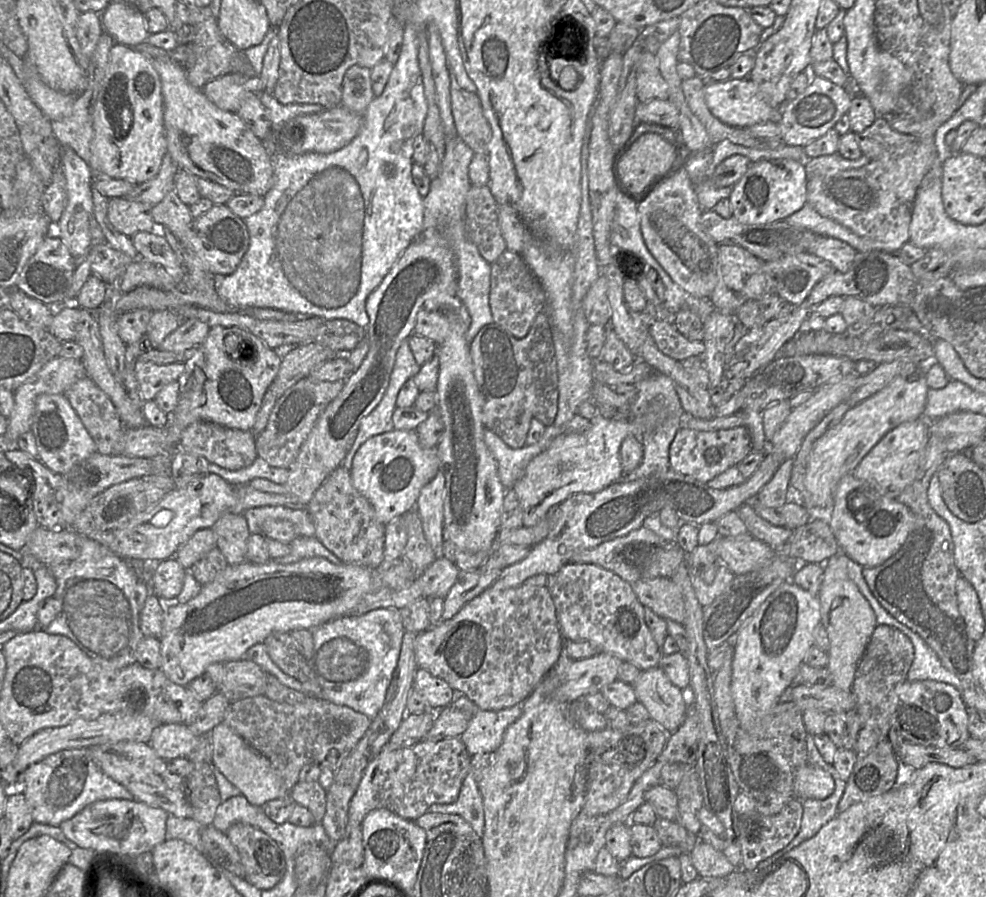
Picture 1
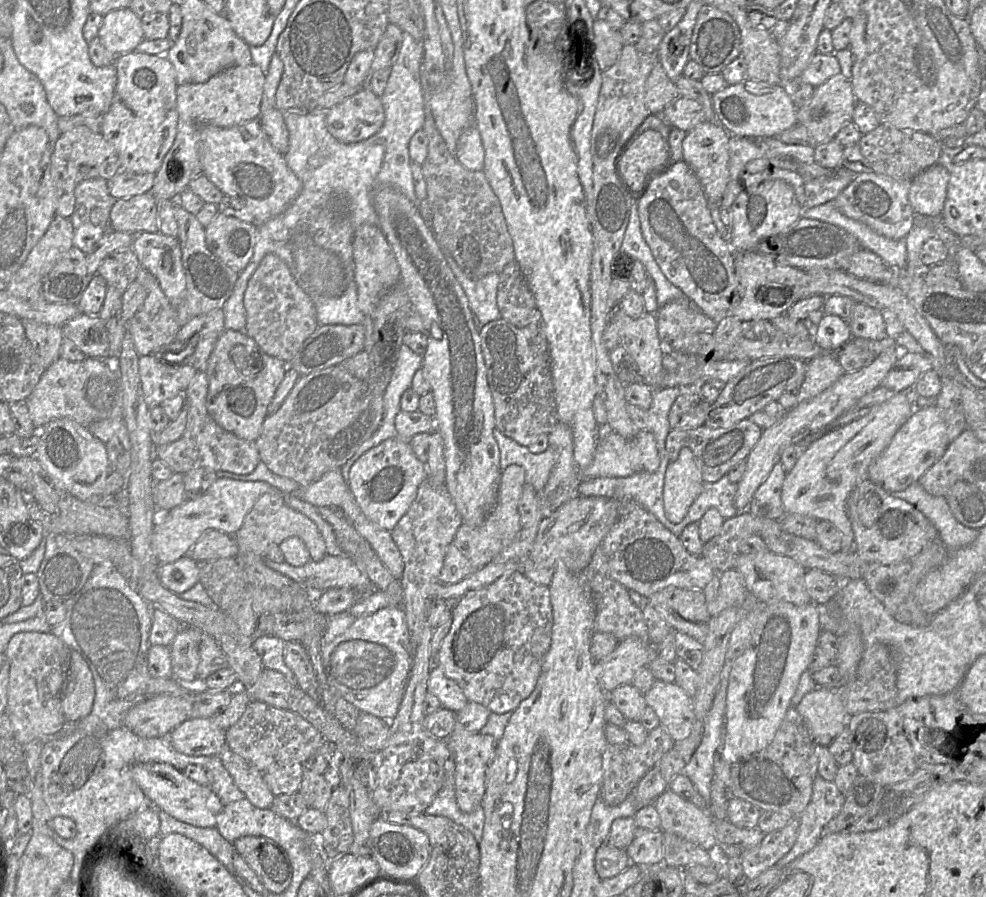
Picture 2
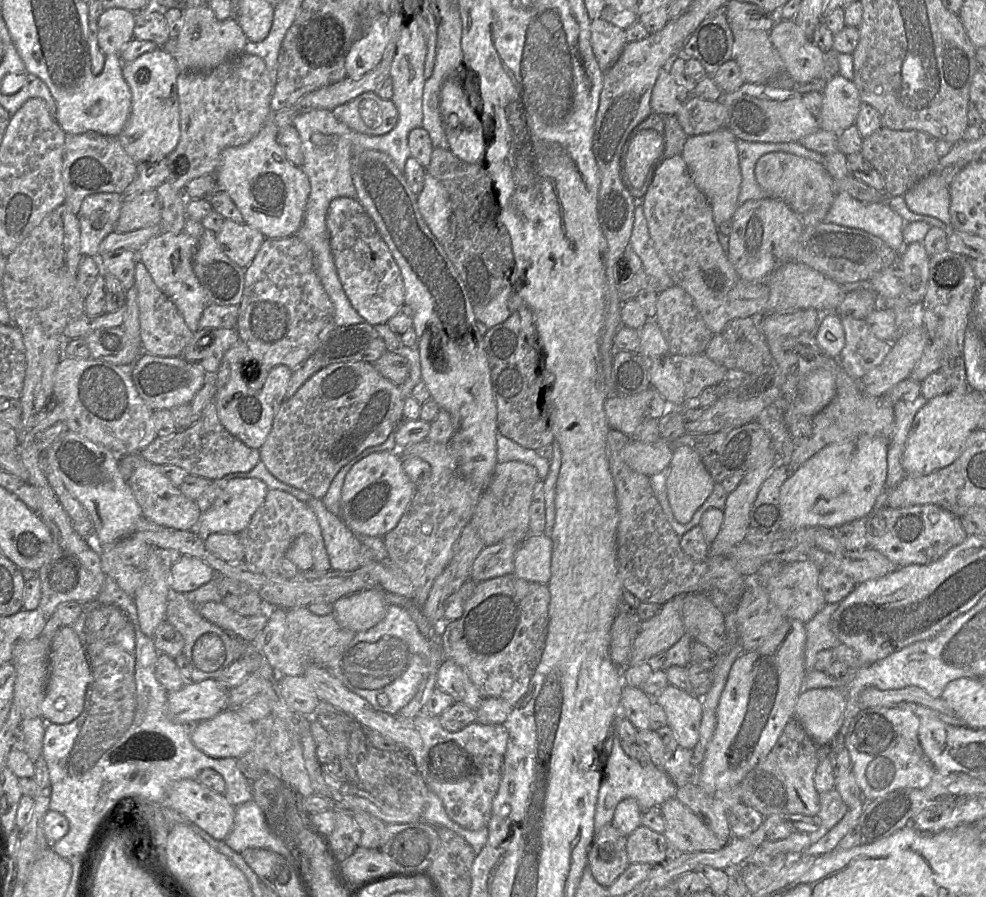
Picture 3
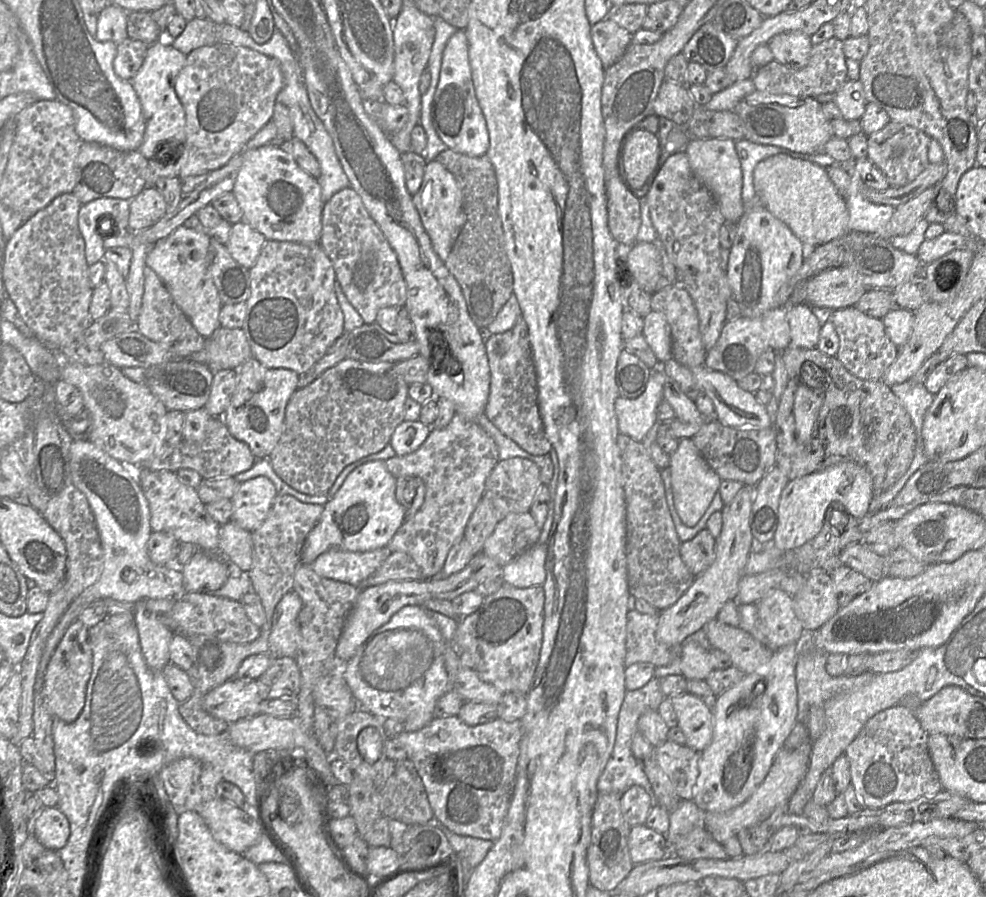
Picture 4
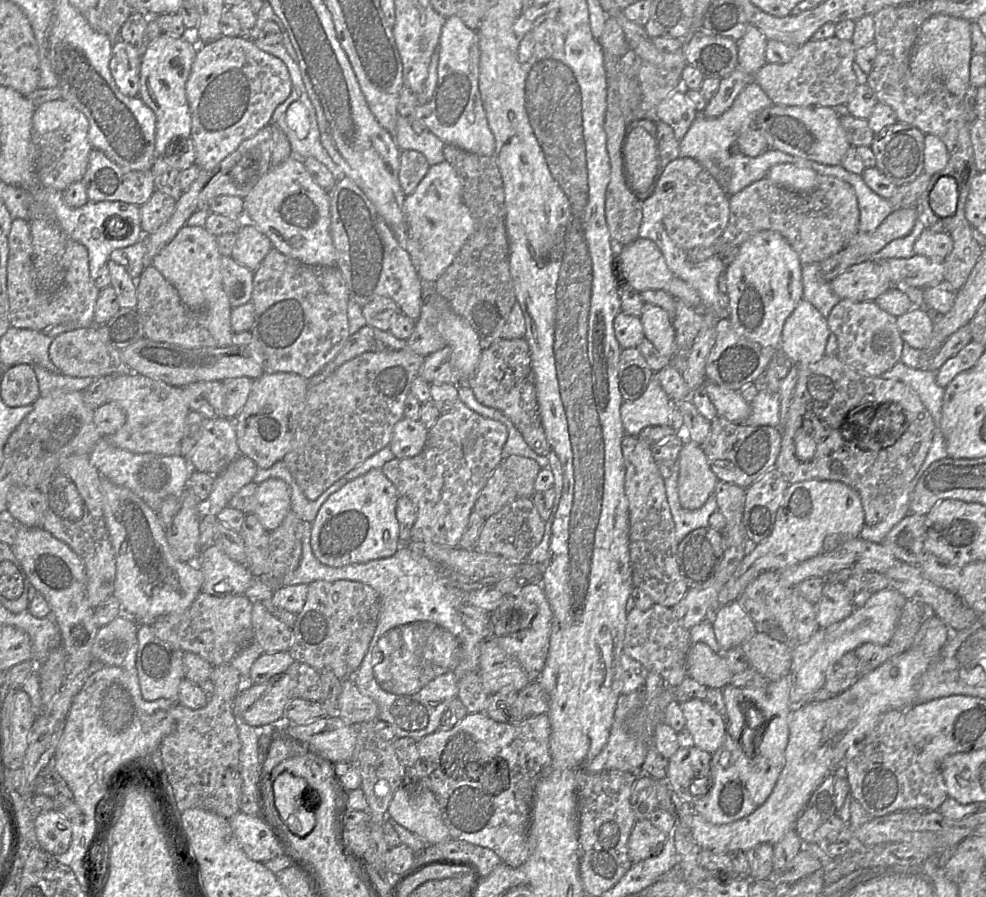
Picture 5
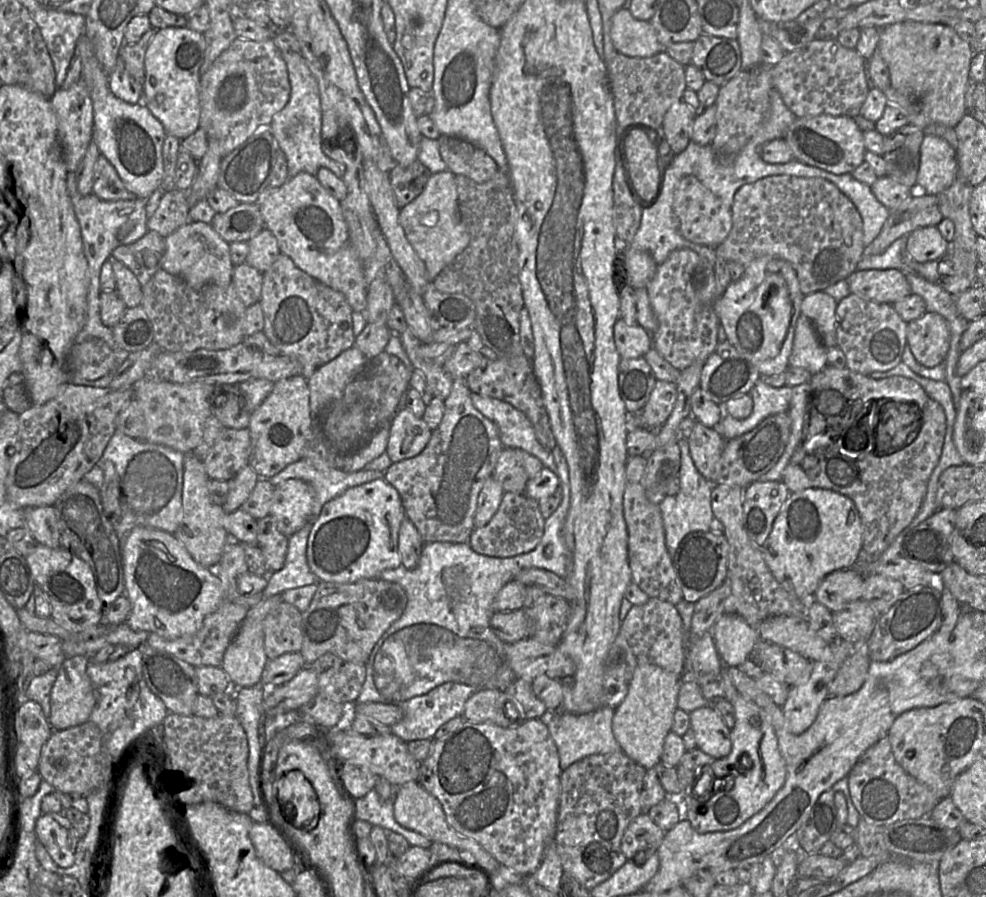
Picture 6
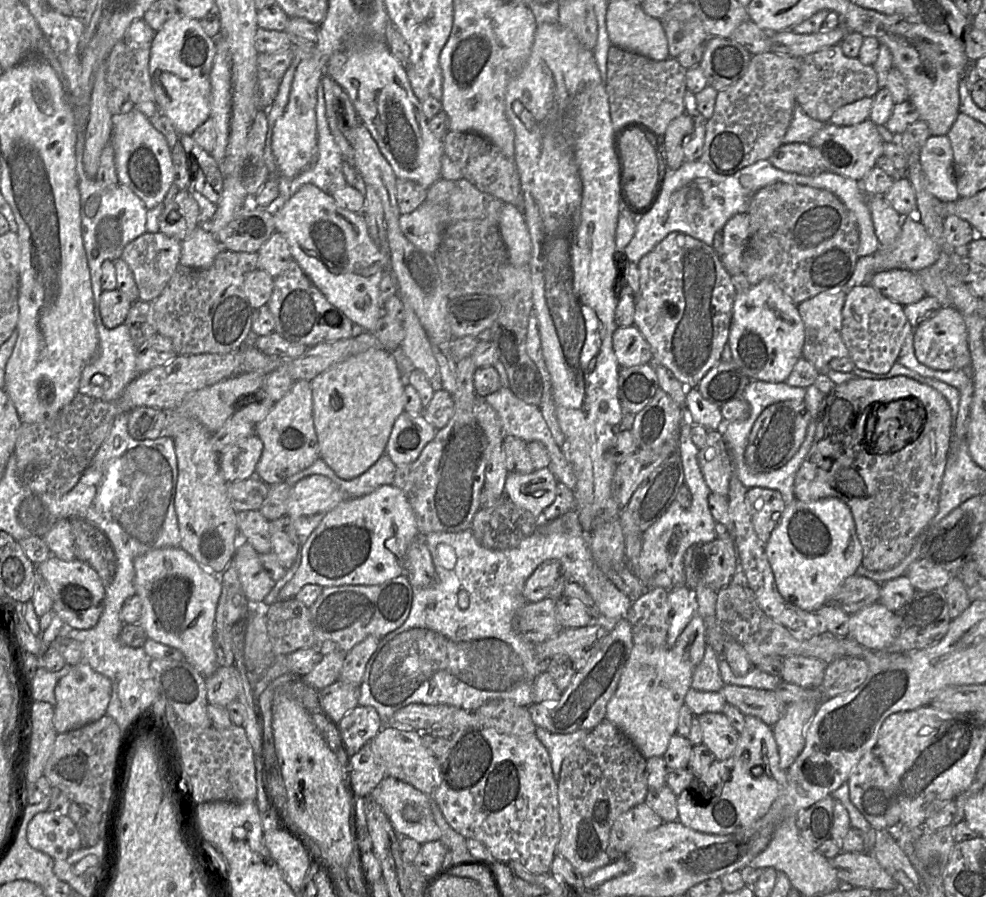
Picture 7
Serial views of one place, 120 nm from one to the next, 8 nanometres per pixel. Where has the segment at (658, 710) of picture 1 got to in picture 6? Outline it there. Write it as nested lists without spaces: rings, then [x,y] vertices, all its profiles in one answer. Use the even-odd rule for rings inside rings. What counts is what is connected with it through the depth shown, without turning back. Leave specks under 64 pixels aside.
[[[706,705],[689,713],[696,746],[714,759],[727,756],[732,748],[731,729],[722,716]]]

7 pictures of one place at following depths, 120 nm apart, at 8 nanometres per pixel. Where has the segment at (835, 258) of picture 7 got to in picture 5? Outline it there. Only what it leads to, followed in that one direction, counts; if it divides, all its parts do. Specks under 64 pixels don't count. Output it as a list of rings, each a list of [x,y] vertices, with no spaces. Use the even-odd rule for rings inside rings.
[[[830,175],[817,176],[817,184],[809,193],[800,193],[762,178],[729,196],[730,214],[722,235],[707,247],[687,252],[687,260],[694,263],[717,255],[726,244],[741,246],[758,232],[779,232],[796,251],[802,265],[820,263],[841,251],[859,232],[859,208],[855,191],[849,183]]]

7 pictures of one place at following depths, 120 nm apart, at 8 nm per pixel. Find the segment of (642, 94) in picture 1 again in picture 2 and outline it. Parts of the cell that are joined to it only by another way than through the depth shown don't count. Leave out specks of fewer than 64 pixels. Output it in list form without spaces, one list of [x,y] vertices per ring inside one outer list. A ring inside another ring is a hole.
[[[658,61],[645,83],[644,102],[647,110],[650,114],[660,115],[664,108],[679,96],[676,84],[670,80]]]

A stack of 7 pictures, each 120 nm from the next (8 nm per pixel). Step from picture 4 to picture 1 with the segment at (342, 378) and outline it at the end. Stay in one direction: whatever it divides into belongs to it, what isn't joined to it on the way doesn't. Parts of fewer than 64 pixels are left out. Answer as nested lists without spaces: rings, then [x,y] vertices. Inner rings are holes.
[[[305,377],[277,399],[264,430],[256,436],[256,451],[270,466],[288,469],[326,406],[342,390],[345,380],[317,381]]]

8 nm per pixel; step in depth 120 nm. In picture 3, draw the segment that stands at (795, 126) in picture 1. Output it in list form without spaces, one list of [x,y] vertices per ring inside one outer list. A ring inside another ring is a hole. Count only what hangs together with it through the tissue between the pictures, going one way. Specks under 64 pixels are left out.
[[[839,74],[826,82],[822,108],[817,121],[819,128],[840,134],[855,125],[862,104],[857,87]]]

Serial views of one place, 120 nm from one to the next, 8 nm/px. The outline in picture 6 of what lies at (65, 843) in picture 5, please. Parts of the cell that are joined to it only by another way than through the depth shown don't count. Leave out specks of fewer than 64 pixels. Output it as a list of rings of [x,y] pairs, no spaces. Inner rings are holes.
[[[63,813],[42,814],[35,823],[34,831],[58,866],[68,868],[74,864],[78,837]]]

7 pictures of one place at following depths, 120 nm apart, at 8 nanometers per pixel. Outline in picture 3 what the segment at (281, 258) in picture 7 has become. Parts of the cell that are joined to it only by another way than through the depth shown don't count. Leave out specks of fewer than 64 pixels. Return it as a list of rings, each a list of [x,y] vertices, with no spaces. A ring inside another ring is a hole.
[[[224,219],[222,228],[216,233],[222,252],[240,267],[246,268],[254,259],[266,237],[246,223],[238,224]]]

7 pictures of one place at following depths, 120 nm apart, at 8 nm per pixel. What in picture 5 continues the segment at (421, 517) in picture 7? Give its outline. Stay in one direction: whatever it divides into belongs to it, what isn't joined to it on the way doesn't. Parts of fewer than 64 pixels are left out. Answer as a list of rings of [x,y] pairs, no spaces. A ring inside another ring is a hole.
[[[459,398],[428,430],[424,448],[419,454],[410,458],[395,457],[382,466],[383,474],[393,483],[398,494],[408,497],[416,506],[417,517],[411,529],[411,542],[458,546],[478,495],[502,462],[502,448],[507,434],[507,427],[502,422],[481,416]]]

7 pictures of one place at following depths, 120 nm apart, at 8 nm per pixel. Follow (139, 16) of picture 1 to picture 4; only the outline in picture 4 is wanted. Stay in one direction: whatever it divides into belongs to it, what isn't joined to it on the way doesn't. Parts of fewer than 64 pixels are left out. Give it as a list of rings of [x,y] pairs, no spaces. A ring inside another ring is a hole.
[[[107,4],[98,14],[96,40],[100,42],[111,41],[116,45],[124,41],[128,38],[127,19],[128,12],[123,8]]]

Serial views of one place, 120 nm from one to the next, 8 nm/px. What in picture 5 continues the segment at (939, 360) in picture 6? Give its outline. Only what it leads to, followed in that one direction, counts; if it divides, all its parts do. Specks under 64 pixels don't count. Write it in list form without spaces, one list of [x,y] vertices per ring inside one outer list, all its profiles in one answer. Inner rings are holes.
[[[913,307],[907,313],[896,318],[901,338],[910,347],[926,350],[932,338],[933,317],[921,307]]]

